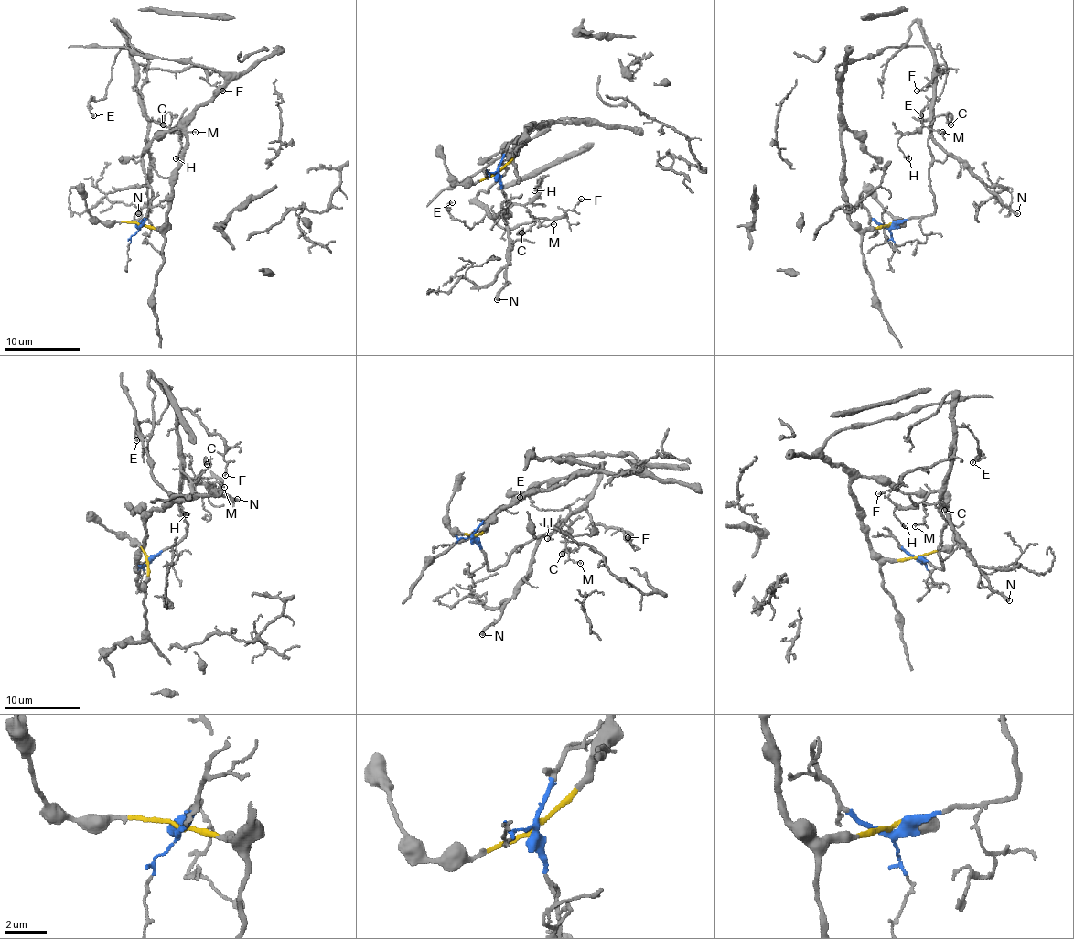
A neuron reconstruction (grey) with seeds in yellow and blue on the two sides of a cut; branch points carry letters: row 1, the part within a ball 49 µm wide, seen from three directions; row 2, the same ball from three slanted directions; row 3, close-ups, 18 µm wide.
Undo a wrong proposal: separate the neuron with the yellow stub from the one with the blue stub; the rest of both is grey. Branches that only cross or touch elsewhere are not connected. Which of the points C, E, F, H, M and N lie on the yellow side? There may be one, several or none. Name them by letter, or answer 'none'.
none

